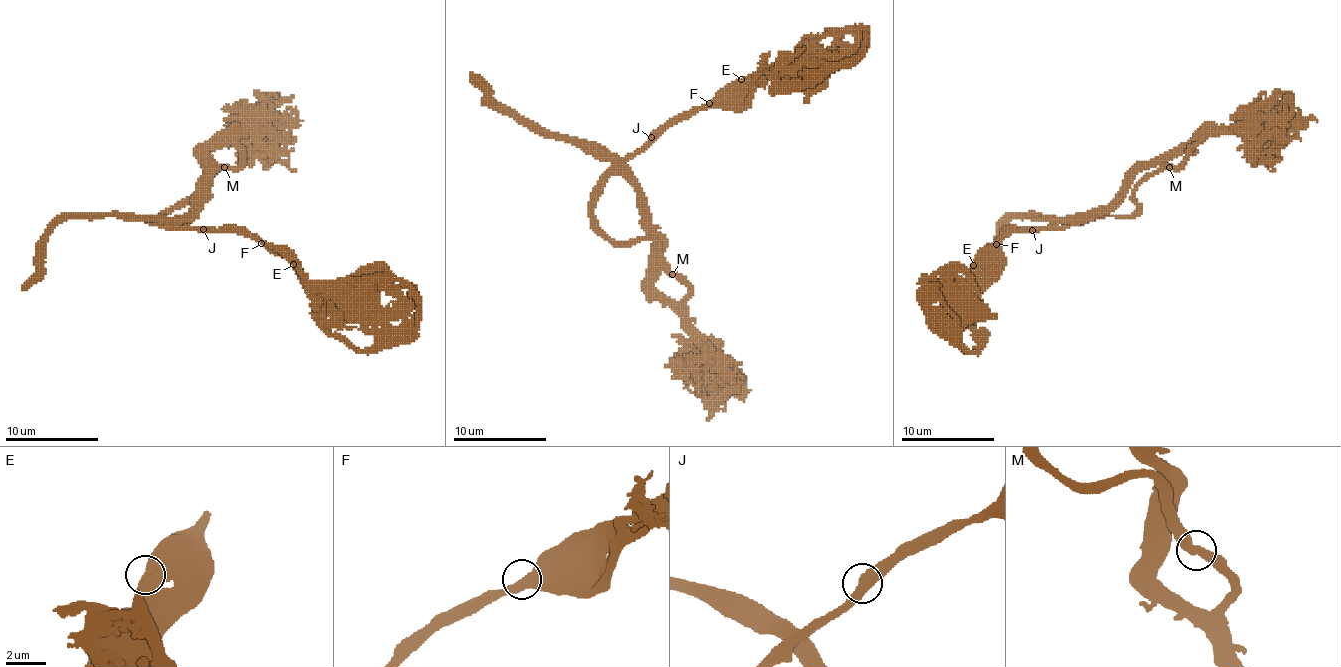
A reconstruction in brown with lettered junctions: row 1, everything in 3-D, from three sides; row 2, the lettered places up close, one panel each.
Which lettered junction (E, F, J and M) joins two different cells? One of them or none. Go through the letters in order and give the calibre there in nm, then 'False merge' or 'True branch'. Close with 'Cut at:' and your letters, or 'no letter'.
E: Thickness 420 nm. True branch
F: Thickness 420 nm. True branch
J: Thickness 420 nm. True branch
M: Thickness 420 nm. True branch
Cut at: no letter

